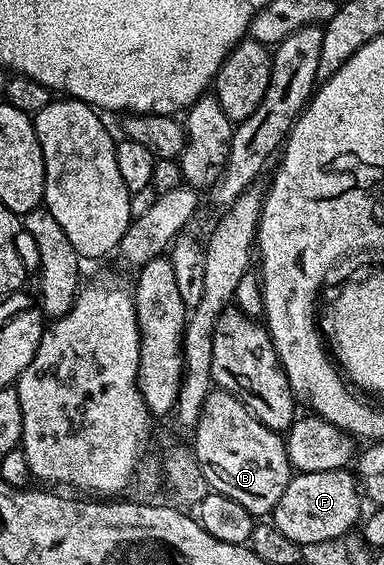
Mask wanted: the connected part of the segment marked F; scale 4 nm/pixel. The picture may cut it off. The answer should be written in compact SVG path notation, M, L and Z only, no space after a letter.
M339 467L338 469L326 469L322 473L301 471L293 474L292 480L286 485L286 493L278 497L278 505L271 513L270 522L302 549L315 543L340 541L345 538L344 533L351 529L356 518L358 518L357 521L361 518L360 499L362 503L362 488L357 476L351 470Z

